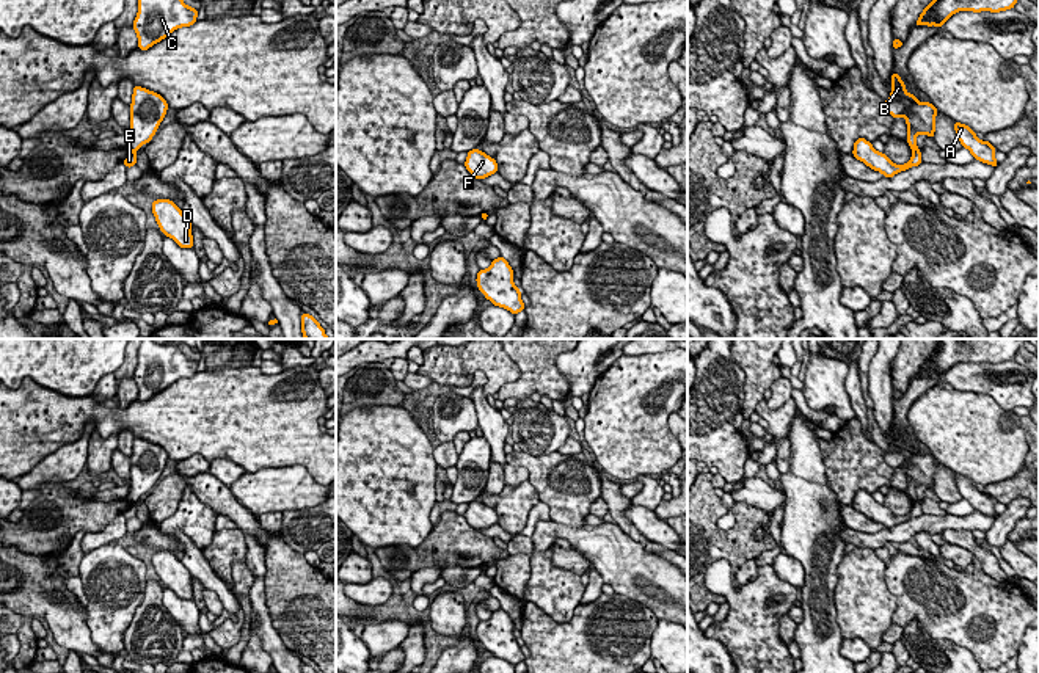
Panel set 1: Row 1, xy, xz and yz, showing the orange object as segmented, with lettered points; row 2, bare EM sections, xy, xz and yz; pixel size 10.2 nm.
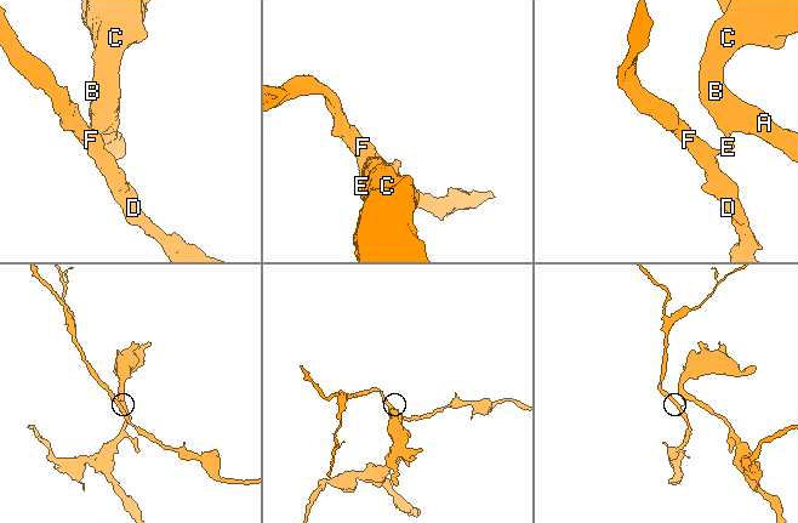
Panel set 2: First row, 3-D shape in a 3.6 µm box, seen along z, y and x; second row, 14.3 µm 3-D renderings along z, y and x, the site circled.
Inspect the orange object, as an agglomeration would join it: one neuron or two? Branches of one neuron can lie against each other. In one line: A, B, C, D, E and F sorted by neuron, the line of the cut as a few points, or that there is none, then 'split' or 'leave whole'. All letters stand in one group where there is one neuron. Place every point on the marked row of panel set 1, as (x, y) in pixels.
A B C / D E F; cut in xy along (131, 149), (134, 151); split

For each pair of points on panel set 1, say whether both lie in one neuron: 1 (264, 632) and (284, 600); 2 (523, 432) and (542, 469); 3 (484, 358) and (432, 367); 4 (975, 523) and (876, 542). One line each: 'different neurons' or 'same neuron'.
1: different neurons
2: different neurons
3: same neuron
4: same neuron

